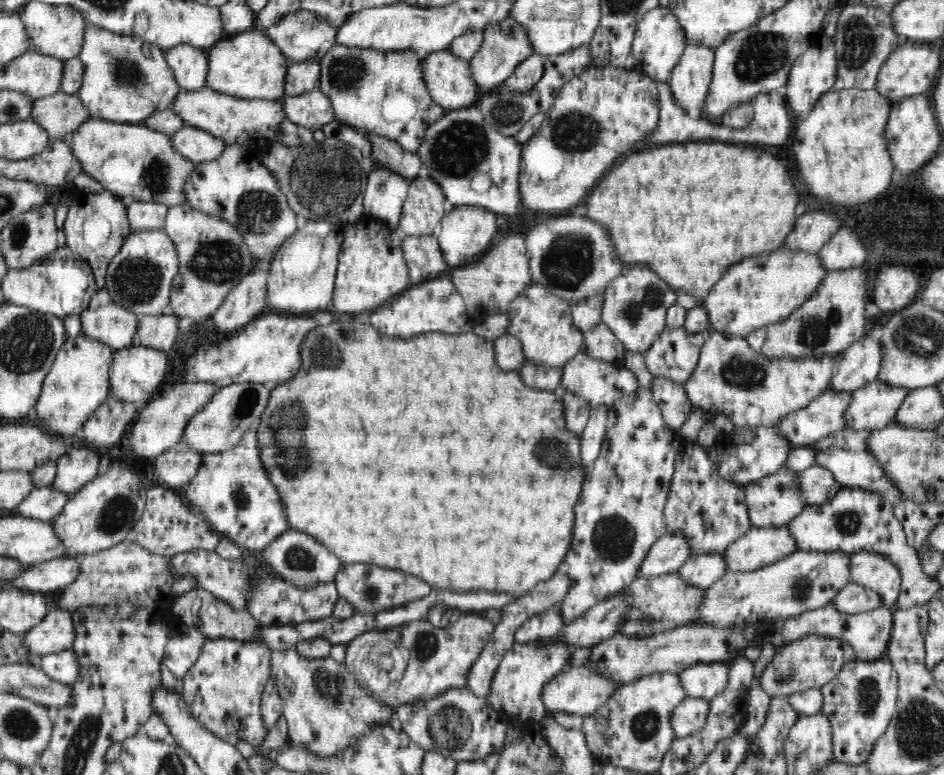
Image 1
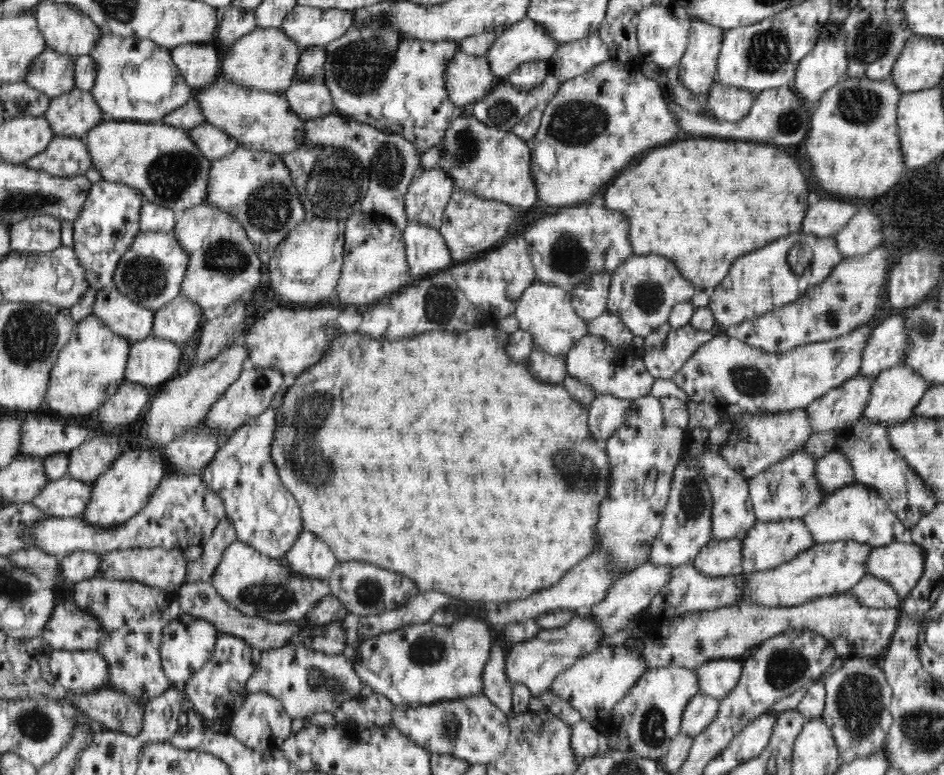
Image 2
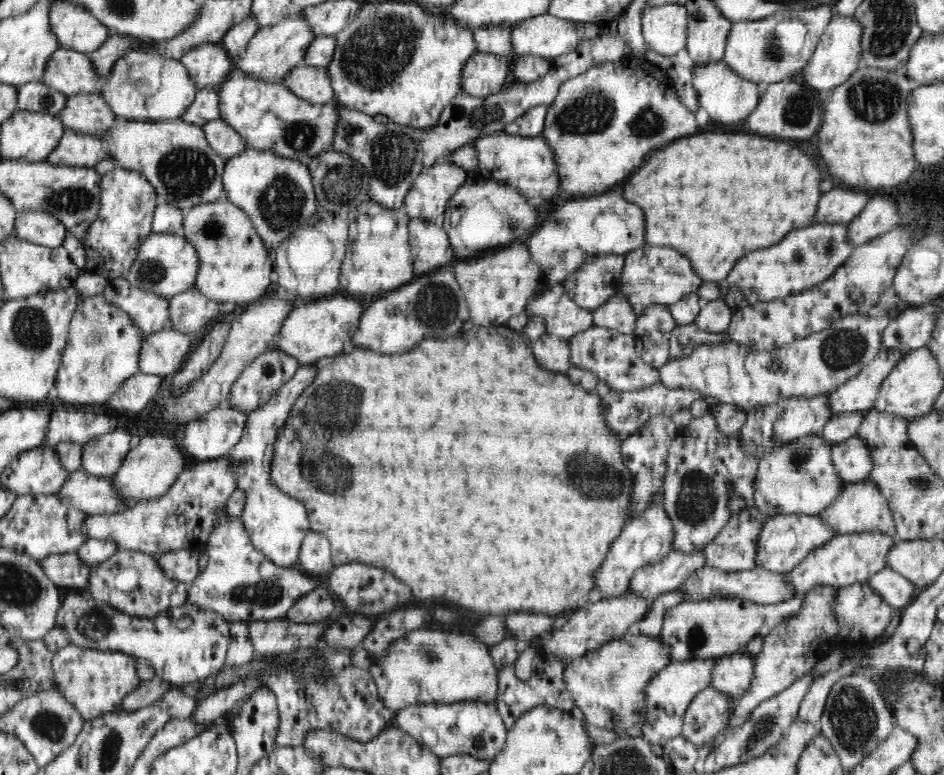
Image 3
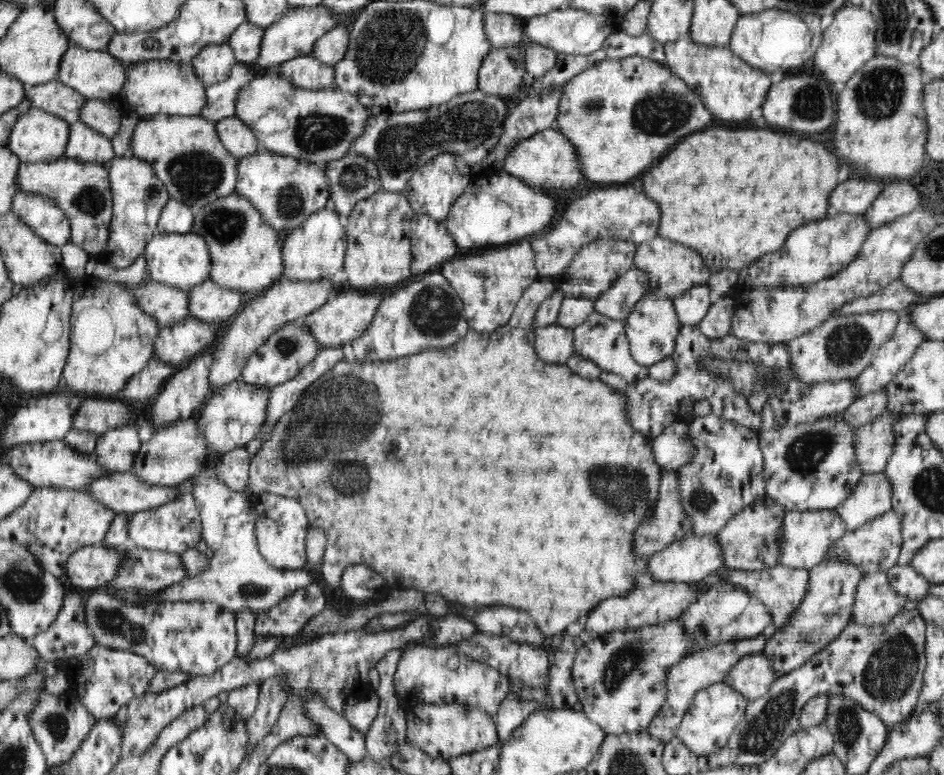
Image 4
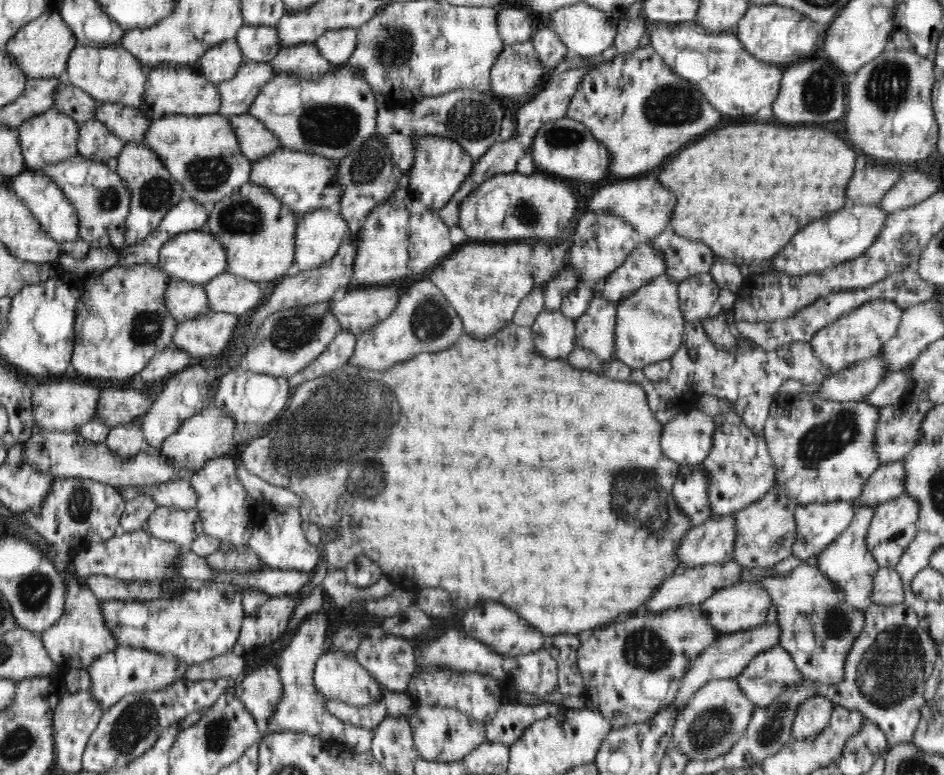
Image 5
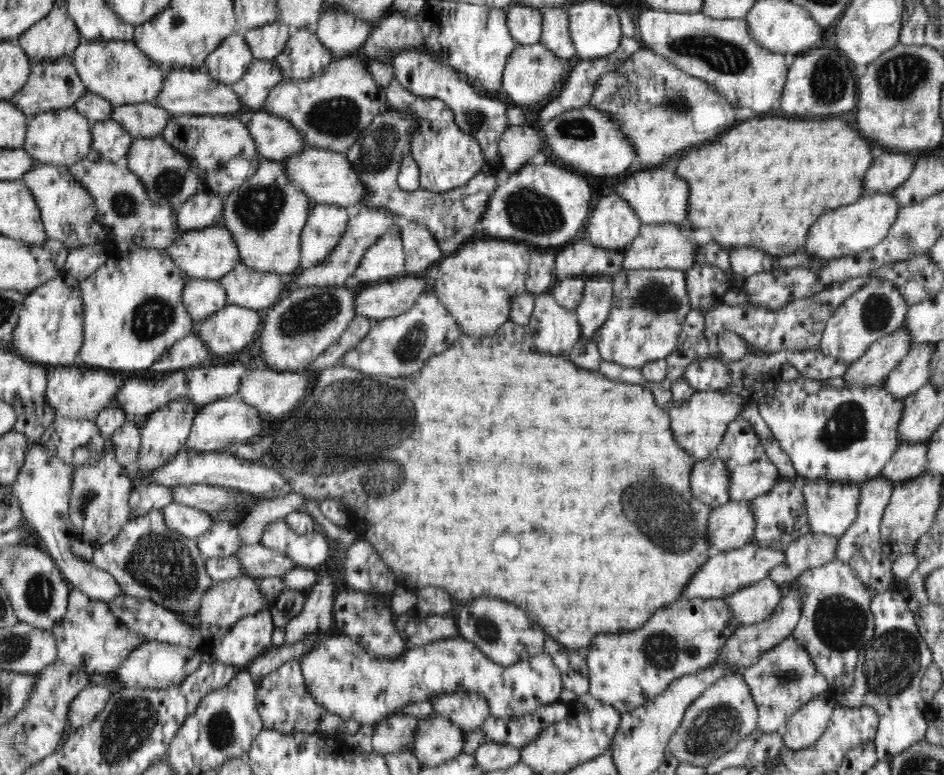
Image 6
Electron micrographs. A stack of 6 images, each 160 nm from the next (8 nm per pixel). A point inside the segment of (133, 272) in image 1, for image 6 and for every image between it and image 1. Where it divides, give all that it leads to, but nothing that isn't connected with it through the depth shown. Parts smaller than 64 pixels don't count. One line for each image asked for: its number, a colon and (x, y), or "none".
2: (150, 273)
3: (166, 264)
4: (182, 261)
5: (196, 257)
6: (210, 253)

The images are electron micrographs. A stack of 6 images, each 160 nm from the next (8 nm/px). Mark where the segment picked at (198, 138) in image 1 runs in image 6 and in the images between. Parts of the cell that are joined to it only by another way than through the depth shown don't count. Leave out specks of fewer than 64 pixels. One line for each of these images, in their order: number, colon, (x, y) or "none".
2: (214, 144)
3: (225, 141)
4: (238, 139)
5: (255, 139)
6: (275, 138)

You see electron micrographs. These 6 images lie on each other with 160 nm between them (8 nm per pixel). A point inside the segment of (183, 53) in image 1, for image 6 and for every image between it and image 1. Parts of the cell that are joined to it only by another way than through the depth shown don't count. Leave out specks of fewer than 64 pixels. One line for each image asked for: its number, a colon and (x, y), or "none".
2: (199, 65)
3: (208, 65)
4: (213, 64)
5: (219, 64)
6: (228, 63)

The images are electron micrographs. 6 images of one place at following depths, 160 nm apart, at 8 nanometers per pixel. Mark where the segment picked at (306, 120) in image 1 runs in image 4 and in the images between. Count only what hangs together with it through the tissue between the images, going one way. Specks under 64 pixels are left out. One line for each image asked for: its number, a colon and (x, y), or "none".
2: (309, 99)
3: (312, 84)
4: (307, 72)

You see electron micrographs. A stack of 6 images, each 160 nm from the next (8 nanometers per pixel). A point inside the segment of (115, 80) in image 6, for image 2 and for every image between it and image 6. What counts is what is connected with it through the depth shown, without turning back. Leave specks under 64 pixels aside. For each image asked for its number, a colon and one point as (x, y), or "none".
2: (53, 74)
3: (68, 72)
4: (94, 74)
5: (110, 75)

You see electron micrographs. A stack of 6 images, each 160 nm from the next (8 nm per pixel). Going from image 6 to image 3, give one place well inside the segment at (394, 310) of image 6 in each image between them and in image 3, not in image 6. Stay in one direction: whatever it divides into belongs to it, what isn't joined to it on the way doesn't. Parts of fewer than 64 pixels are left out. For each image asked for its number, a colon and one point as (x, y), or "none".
3: (313, 330)
4: (346, 315)
5: (360, 309)

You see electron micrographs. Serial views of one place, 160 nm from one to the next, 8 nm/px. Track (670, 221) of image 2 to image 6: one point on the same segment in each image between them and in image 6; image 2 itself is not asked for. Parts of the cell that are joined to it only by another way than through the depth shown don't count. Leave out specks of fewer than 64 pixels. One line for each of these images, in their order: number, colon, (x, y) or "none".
3: (713, 197)
4: (732, 195)
5: (736, 194)
6: (737, 185)

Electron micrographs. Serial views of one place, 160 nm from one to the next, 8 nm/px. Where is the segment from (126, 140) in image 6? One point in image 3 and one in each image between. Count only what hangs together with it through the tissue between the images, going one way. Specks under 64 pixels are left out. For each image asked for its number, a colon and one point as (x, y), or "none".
3: (76, 149)
4: (86, 145)
5: (95, 142)

